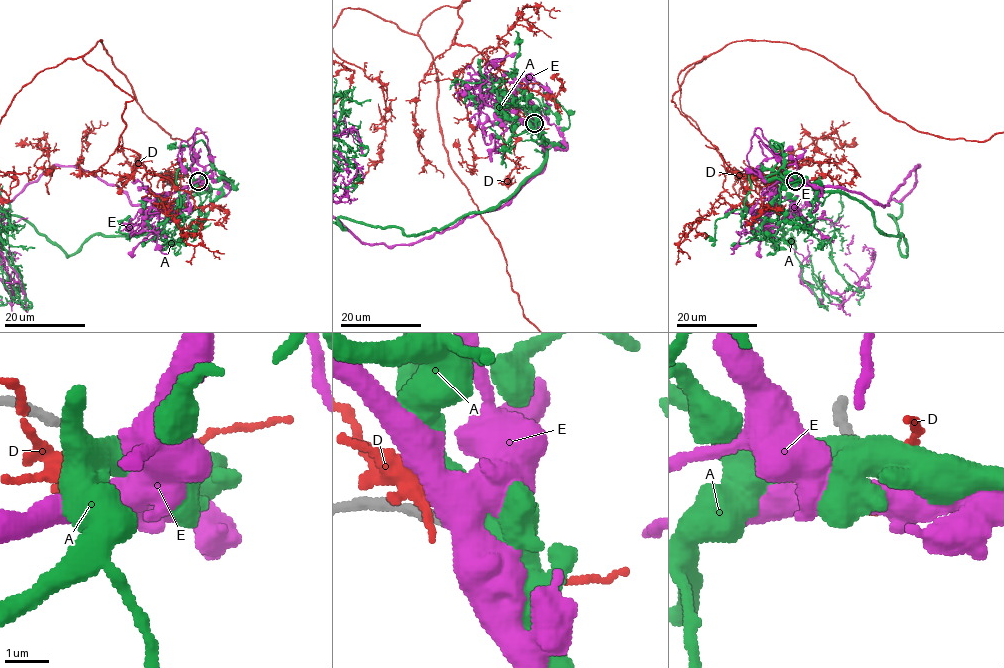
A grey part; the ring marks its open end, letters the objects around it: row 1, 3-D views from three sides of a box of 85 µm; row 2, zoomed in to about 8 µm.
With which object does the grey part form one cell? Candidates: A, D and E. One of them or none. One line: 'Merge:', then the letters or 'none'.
Merge: none

